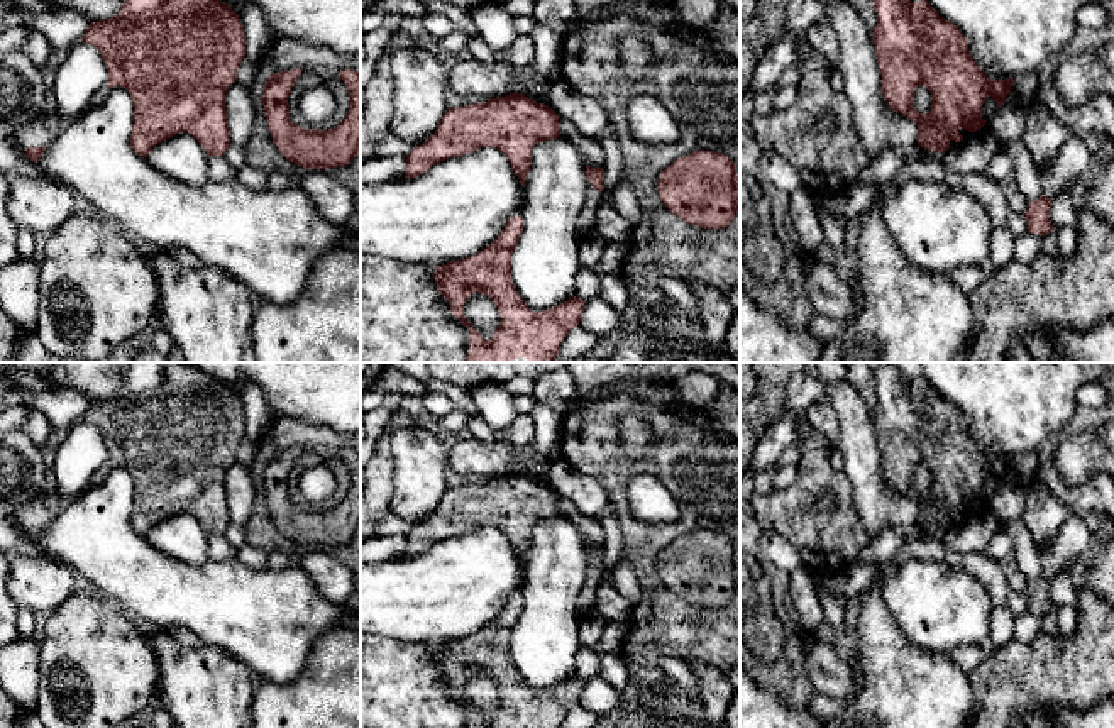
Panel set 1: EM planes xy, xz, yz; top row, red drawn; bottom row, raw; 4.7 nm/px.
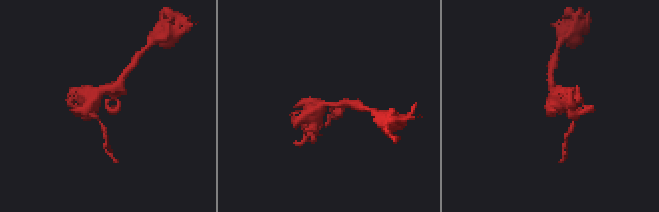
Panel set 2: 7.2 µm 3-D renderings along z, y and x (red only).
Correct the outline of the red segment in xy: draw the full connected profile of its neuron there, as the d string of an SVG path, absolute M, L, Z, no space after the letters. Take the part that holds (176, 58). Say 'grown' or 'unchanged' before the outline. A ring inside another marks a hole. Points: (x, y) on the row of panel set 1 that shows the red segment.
unchanged; M125 0L108 20L91 22L81 42L95 46L108 71L108 86L125 88L134 102L130 146L147 154L163 141L188 132L208 156L230 146L225 93L245 58L239 15L220 0Z

